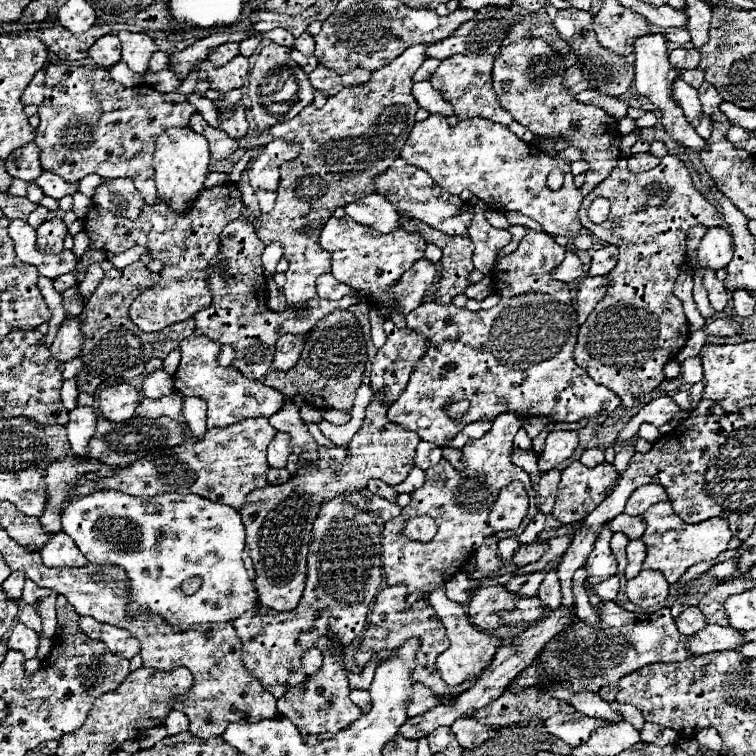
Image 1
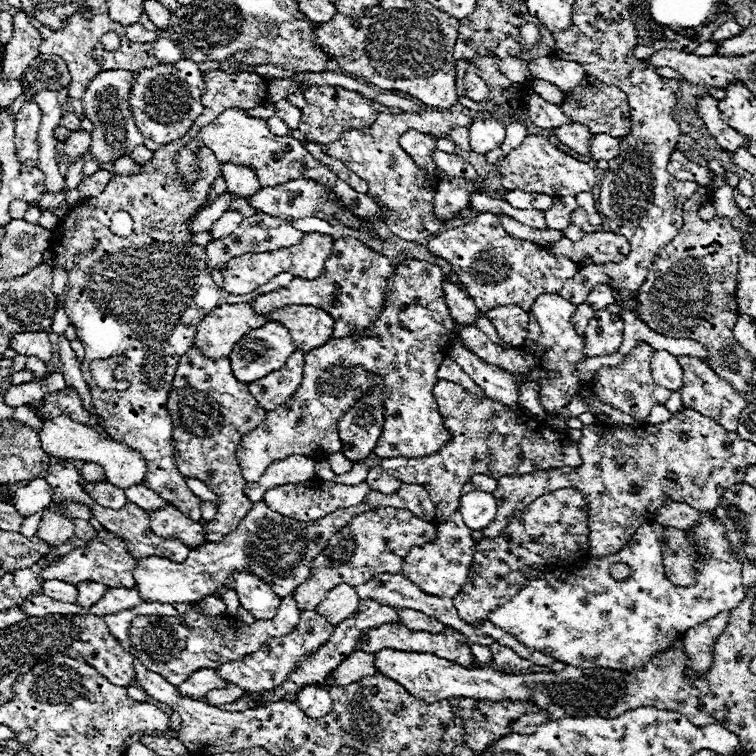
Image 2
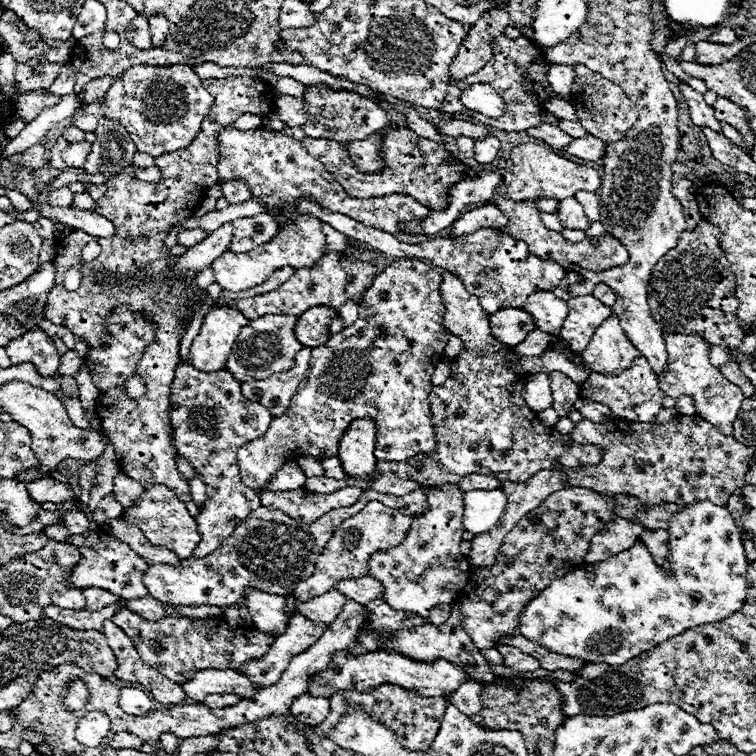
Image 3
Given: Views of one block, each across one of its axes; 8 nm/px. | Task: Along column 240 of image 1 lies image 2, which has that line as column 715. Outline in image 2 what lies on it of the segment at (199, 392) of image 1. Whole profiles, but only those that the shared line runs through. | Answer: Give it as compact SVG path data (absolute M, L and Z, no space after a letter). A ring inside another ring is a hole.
M678 356L678 362L682 366L684 372L684 386L680 388L680 396L684 406L690 406L698 412L702 412L702 416L714 418L718 424L722 424L726 430L736 432L738 428L738 420L740 420L740 412L746 406L746 400L722 378L718 378L714 374L714 370L704 364L700 358L690 358L690 356Z

